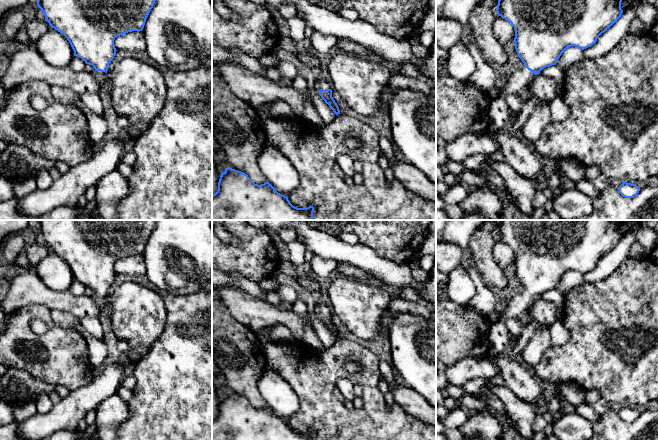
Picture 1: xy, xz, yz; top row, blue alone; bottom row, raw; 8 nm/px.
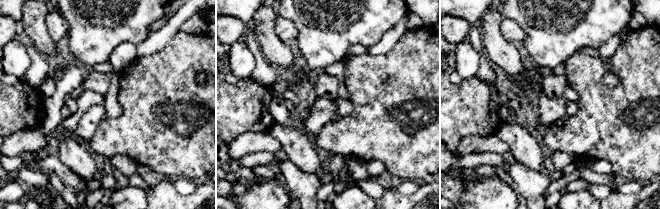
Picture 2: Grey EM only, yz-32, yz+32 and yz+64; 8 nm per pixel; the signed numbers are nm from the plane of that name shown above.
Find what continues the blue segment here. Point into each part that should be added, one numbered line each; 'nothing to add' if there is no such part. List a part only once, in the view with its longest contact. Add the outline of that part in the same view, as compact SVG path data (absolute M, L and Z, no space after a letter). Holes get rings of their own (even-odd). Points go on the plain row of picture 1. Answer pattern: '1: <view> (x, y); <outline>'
1: xy (100, 300); M95 295L94 299L96 303L101 307L105 307L107 305L107 297L101 295Z

